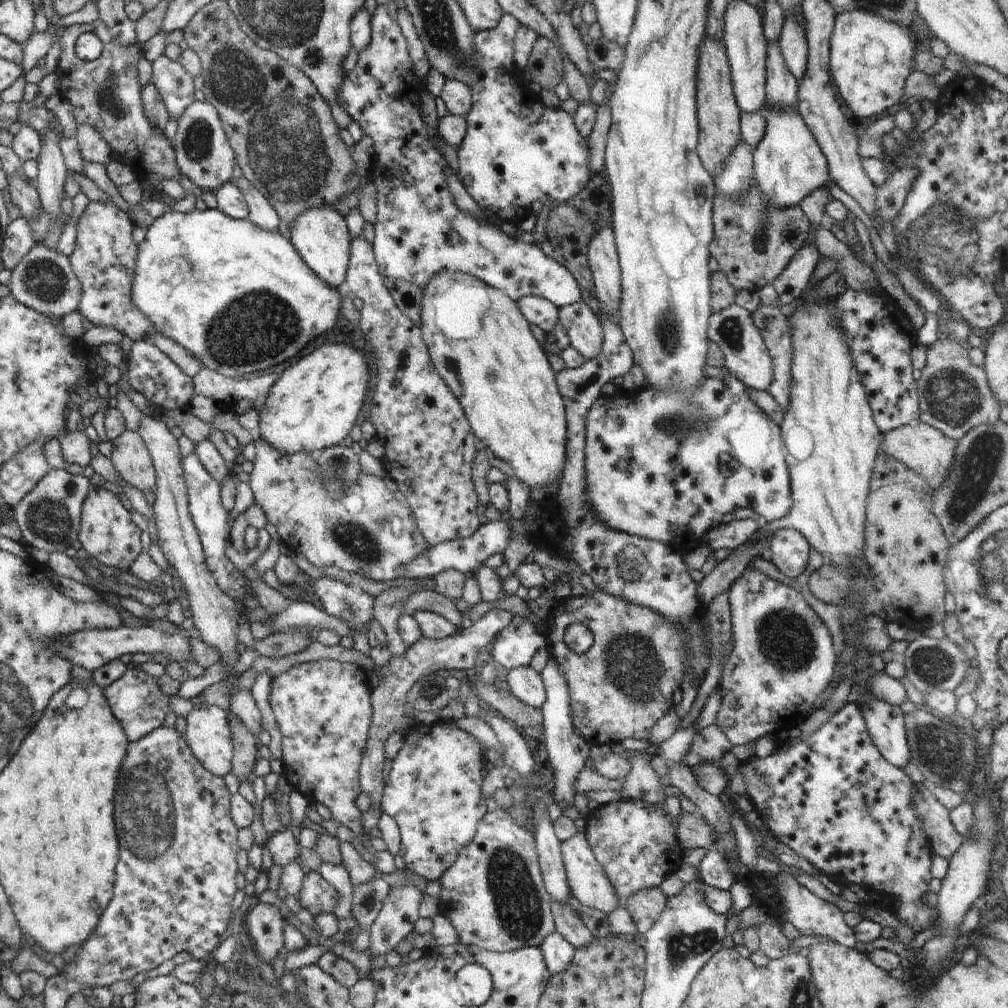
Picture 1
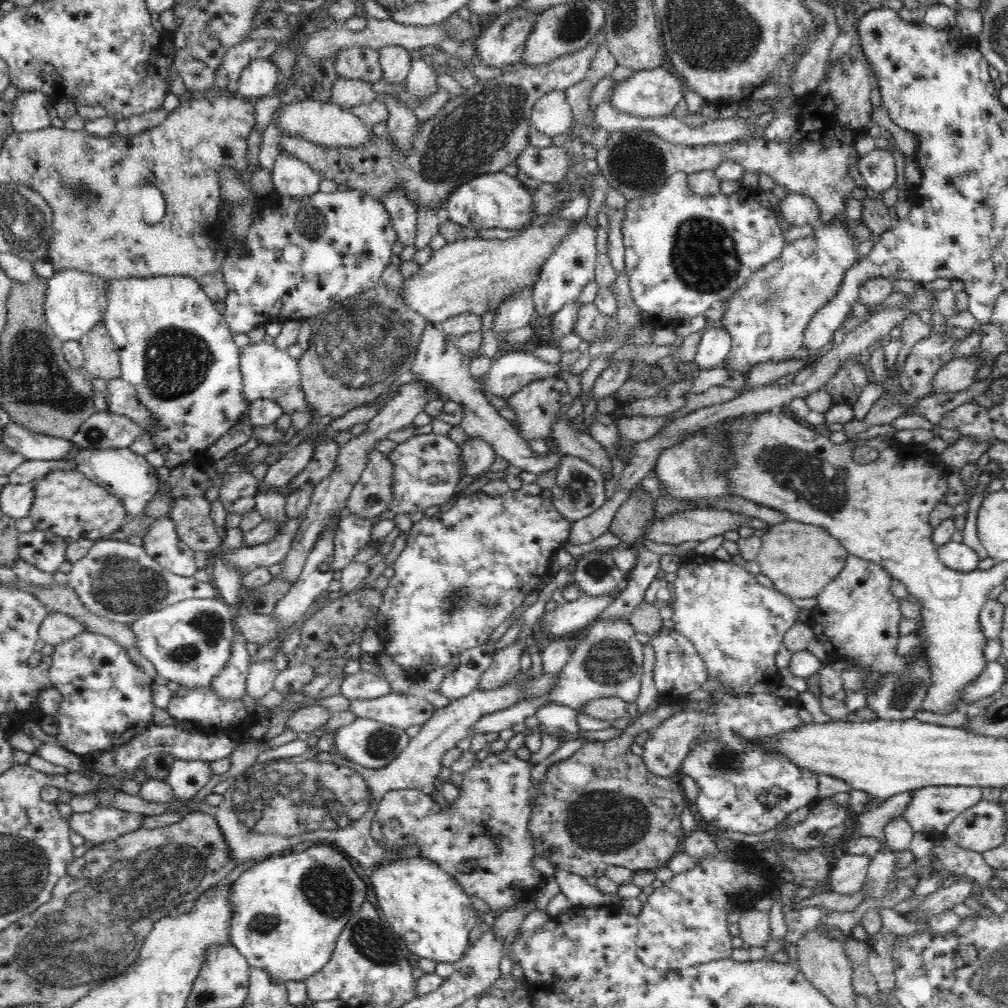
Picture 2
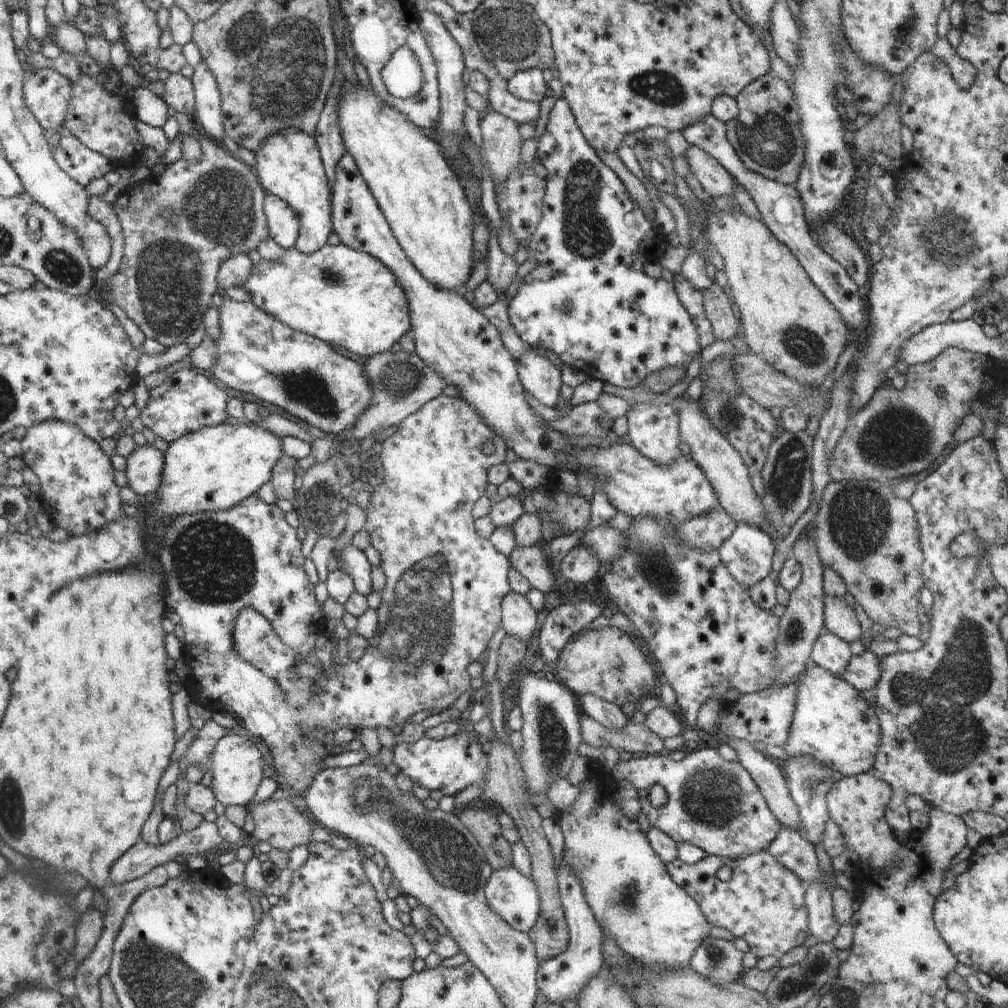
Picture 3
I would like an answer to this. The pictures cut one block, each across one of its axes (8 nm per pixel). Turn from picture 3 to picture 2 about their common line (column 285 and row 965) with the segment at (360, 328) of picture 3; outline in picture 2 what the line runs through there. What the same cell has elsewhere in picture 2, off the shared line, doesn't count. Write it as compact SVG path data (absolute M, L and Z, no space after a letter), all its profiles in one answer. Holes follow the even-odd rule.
M314 844L312 848L308 848L303 852L290 853L288 855L272 856L265 861L261 861L251 866L248 870L244 871L239 878L233 882L231 886L231 893L229 894L229 901L231 902L232 916L229 920L229 938L232 944L240 951L240 954L246 957L249 966L264 969L272 975L275 979L284 982L295 980L306 980L312 976L316 971L322 970L324 965L327 964L339 934L348 922L348 919L356 914L356 911L366 901L366 892L370 891L370 884L365 877L359 876L352 867L350 860L343 856L340 852L336 851L332 845Z

